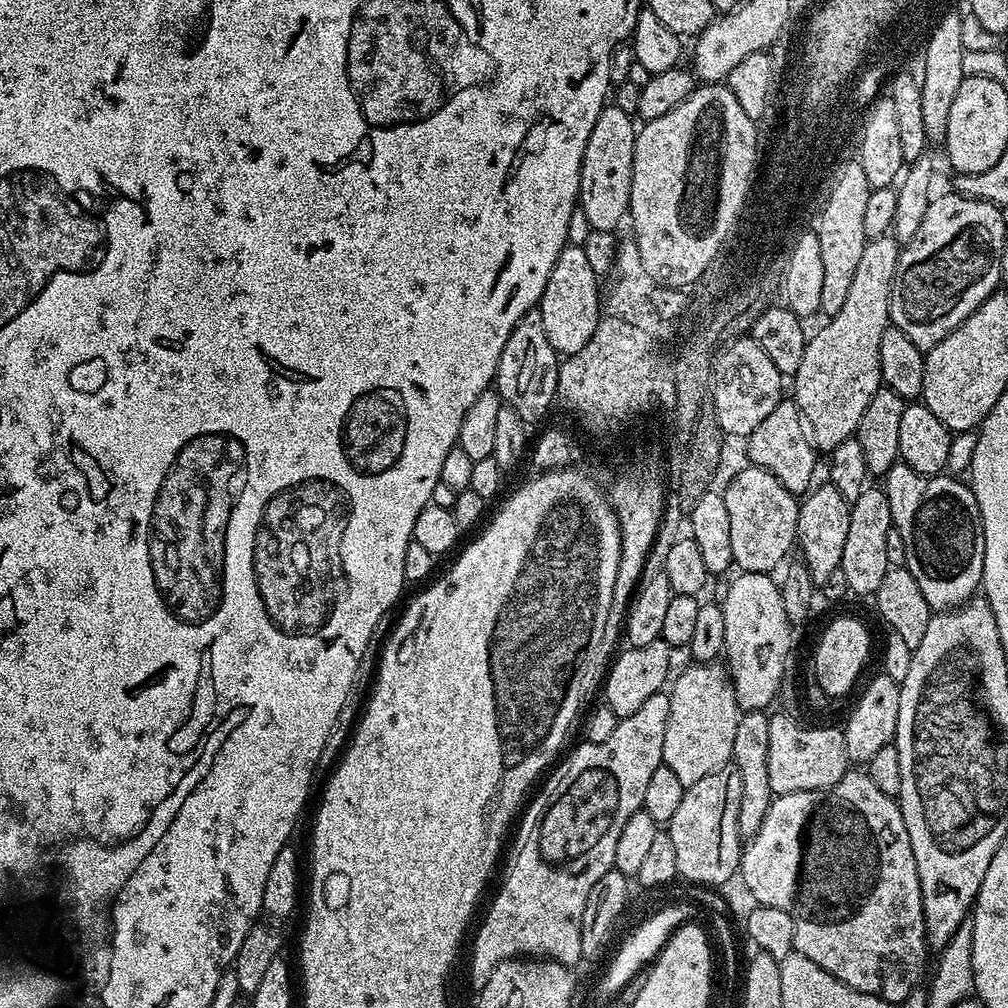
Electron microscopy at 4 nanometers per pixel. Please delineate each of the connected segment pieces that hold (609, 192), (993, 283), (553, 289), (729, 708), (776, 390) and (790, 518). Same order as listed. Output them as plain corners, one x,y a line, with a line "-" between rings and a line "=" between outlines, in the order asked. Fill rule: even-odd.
605,106
598,114
598,122
594,122
594,130
590,130
590,142
586,142
586,150
582,154
582,170
580,171
580,198
578,210
586,214
586,222
590,222
593,232
616,232
619,224
625,223
629,215
630,186
634,170
634,142
637,125
633,117
614,106
=
937,195
930,202
926,218
922,218
922,226
918,226
918,234
903,245
896,265
896,282
892,285
891,323
921,350
938,346
938,342
966,322
966,318
970,318
970,314
974,314
974,310
978,310
978,306
982,306
982,302
997,291
1001,283
1002,238
1006,235
1004,216
1000,213
1003,211
990,200
951,195
=
566,246
561,250
558,254
558,262
554,262
554,270
550,270
546,290
538,305
546,338
552,349
561,357
572,356
578,350
582,350
582,346
590,342
594,330
600,325
602,292
600,296
599,283
601,284
601,281
590,267
583,246
=
696,662
680,677
670,684
670,718
666,726
666,742
662,746
664,764
674,770
674,774
686,786
694,782
702,782
706,774
714,774
714,770
729,767
734,750
734,733
741,718
738,698
734,694
732,678
723,667
716,662
=
751,335
733,339
715,358
712,401
718,418
718,426
725,437
740,436
747,438
751,432
758,430
763,422
785,399
785,377
780,375
778,366
770,362
770,357
754,342
=
747,467
722,488
730,517
732,562
740,572
772,574
780,563
779,568
789,559
788,551
796,544
800,500
765,468

